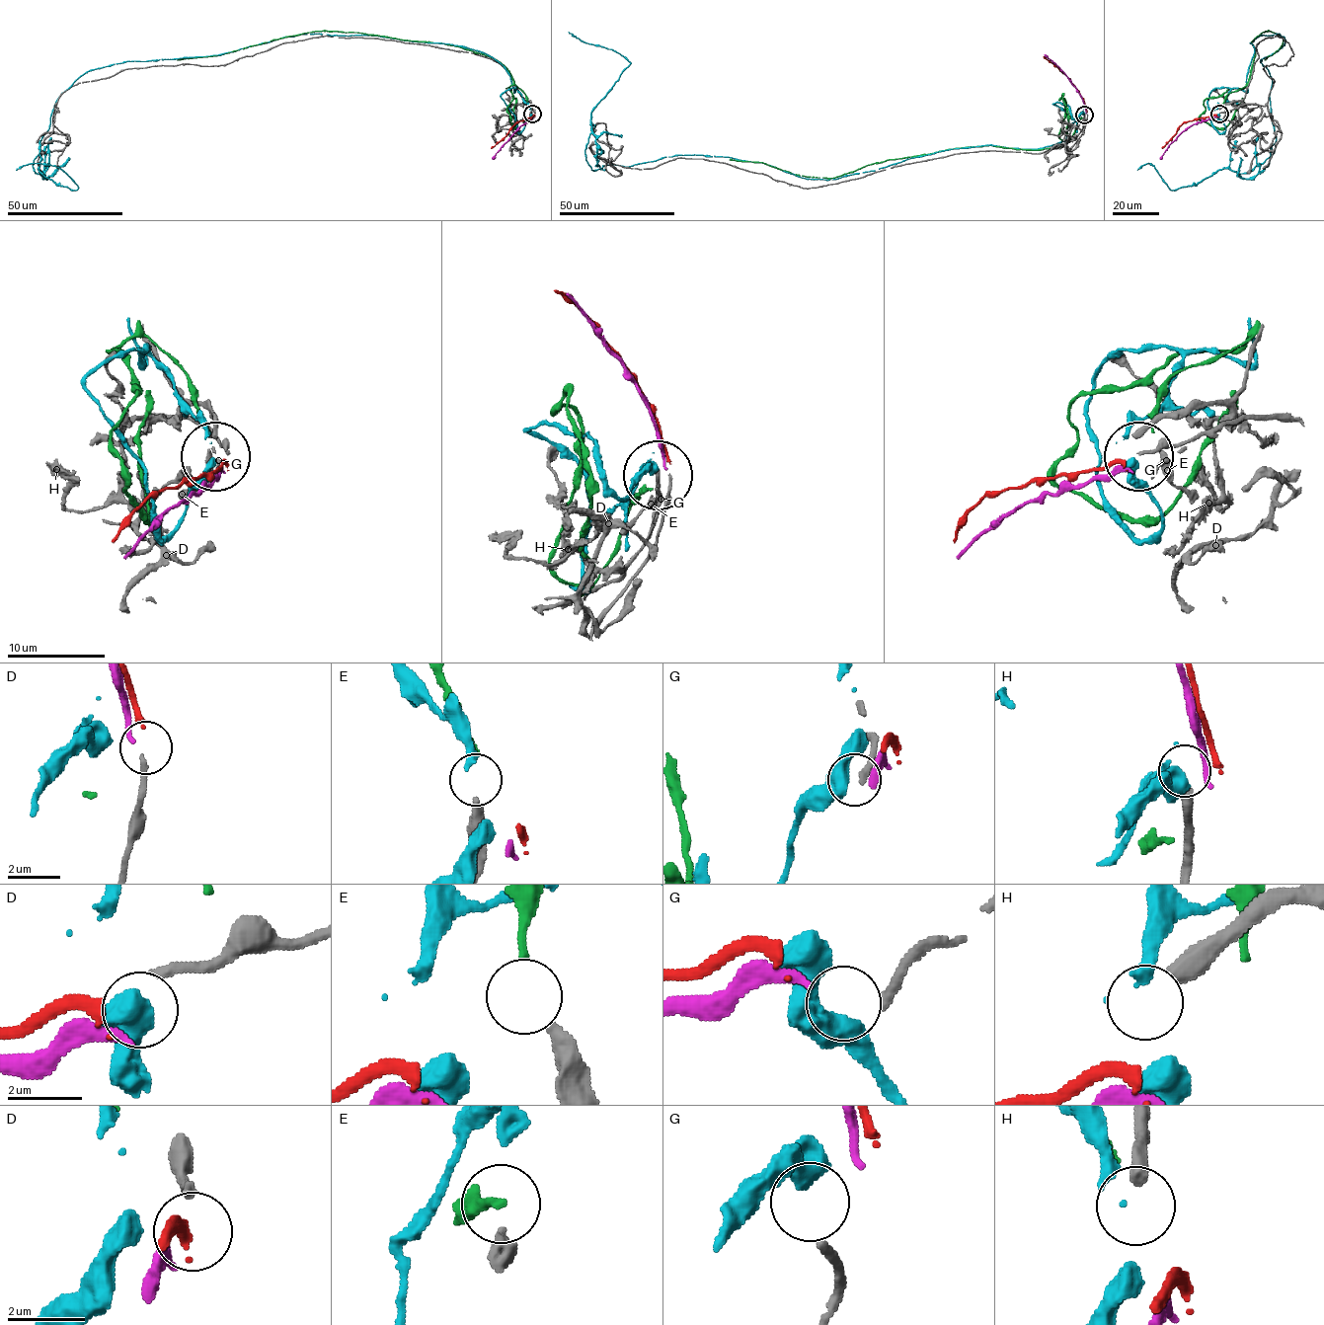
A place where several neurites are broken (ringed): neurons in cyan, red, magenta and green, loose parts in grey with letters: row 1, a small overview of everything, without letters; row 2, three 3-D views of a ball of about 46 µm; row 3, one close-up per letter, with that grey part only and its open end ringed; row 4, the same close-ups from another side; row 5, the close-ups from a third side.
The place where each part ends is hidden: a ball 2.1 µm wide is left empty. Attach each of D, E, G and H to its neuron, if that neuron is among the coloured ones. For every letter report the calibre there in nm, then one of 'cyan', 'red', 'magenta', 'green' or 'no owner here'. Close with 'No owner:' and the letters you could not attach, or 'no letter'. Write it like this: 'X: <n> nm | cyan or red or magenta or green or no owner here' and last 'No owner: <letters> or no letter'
D: 260 nm | red
E: 380 nm | green
G: 240 nm | no owner here
H: 480 nm | no owner here
No owner: G, H

